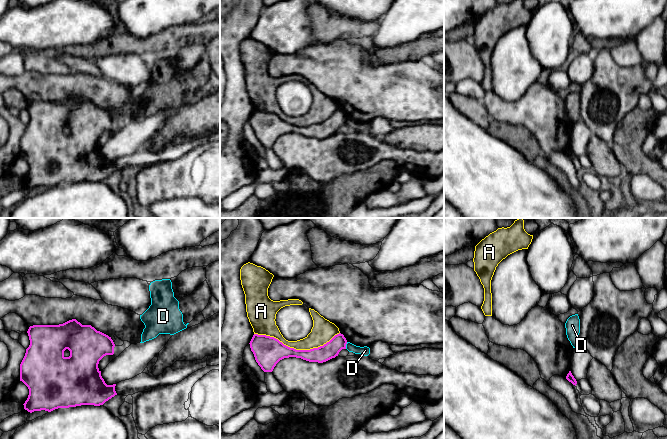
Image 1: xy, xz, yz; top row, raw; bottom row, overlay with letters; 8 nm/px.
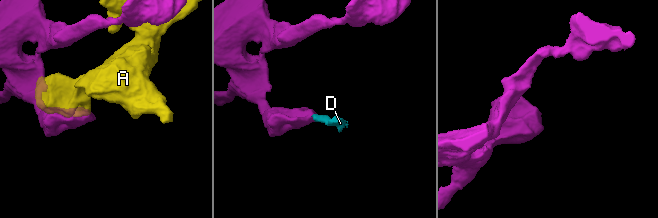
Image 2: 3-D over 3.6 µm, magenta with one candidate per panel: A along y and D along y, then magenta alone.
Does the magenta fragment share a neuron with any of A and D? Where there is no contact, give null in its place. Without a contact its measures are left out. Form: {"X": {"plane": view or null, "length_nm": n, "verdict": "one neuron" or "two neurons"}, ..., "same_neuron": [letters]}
{"A": {"plane": "xz", "length_nm": 700, "verdict": "two neurons"}, "D": {"plane": "xz", "length_nm": 60, "verdict": "two neurons"}, "same_neuron": []}

